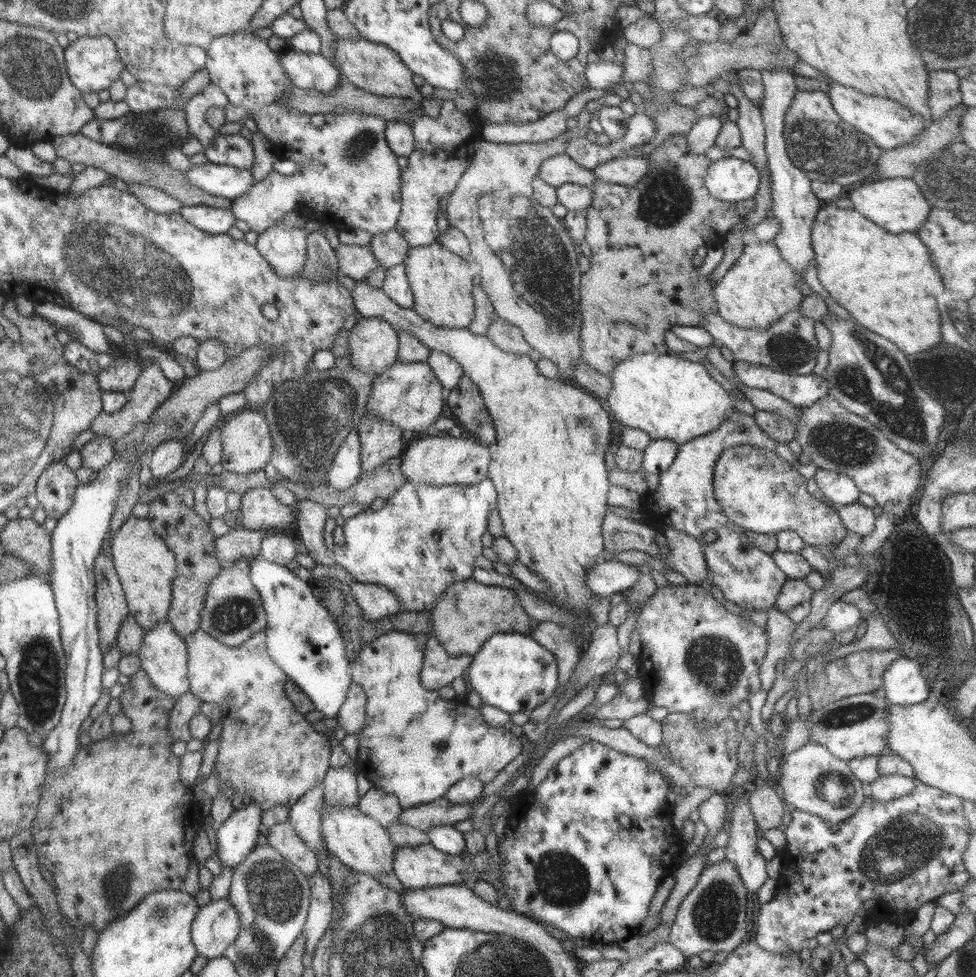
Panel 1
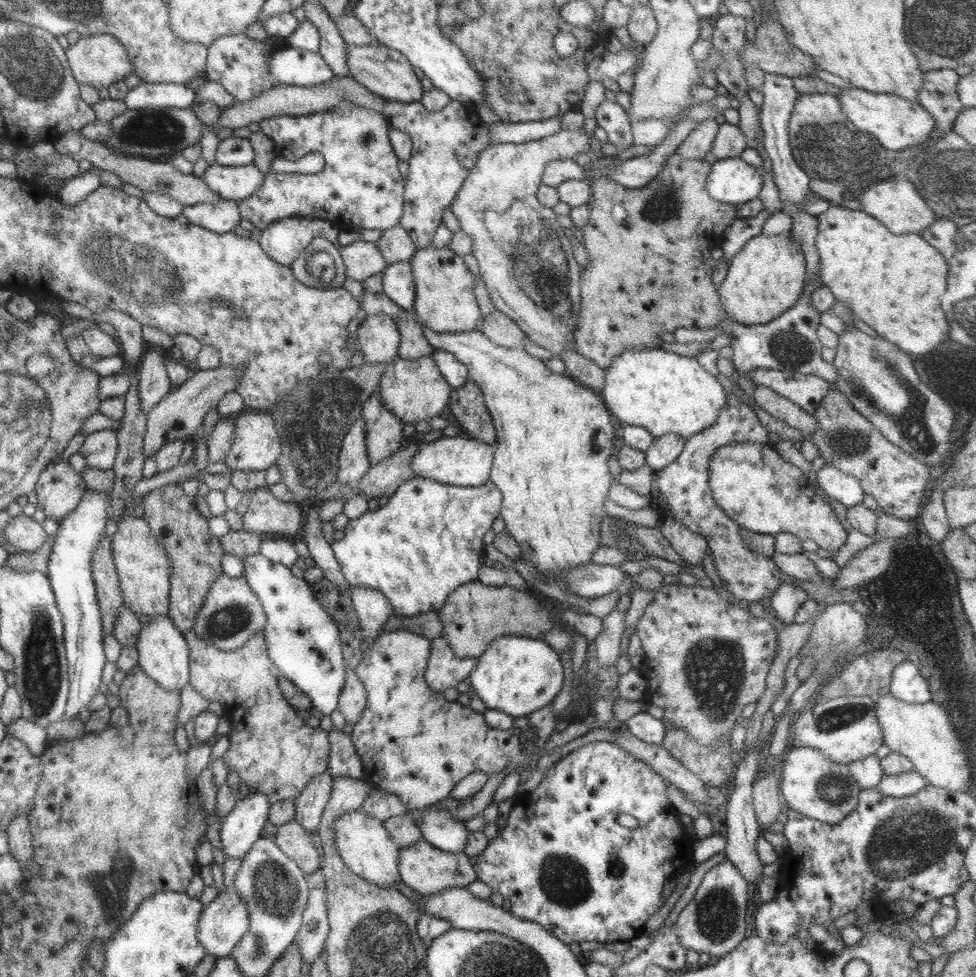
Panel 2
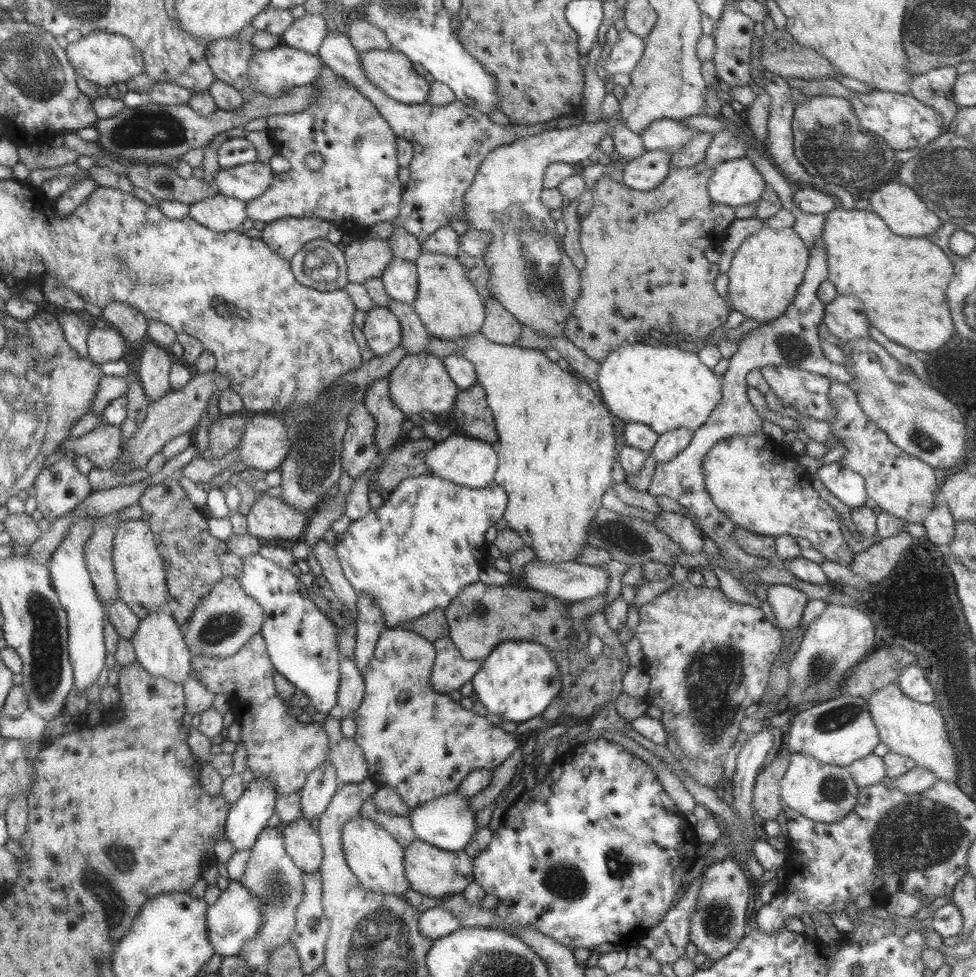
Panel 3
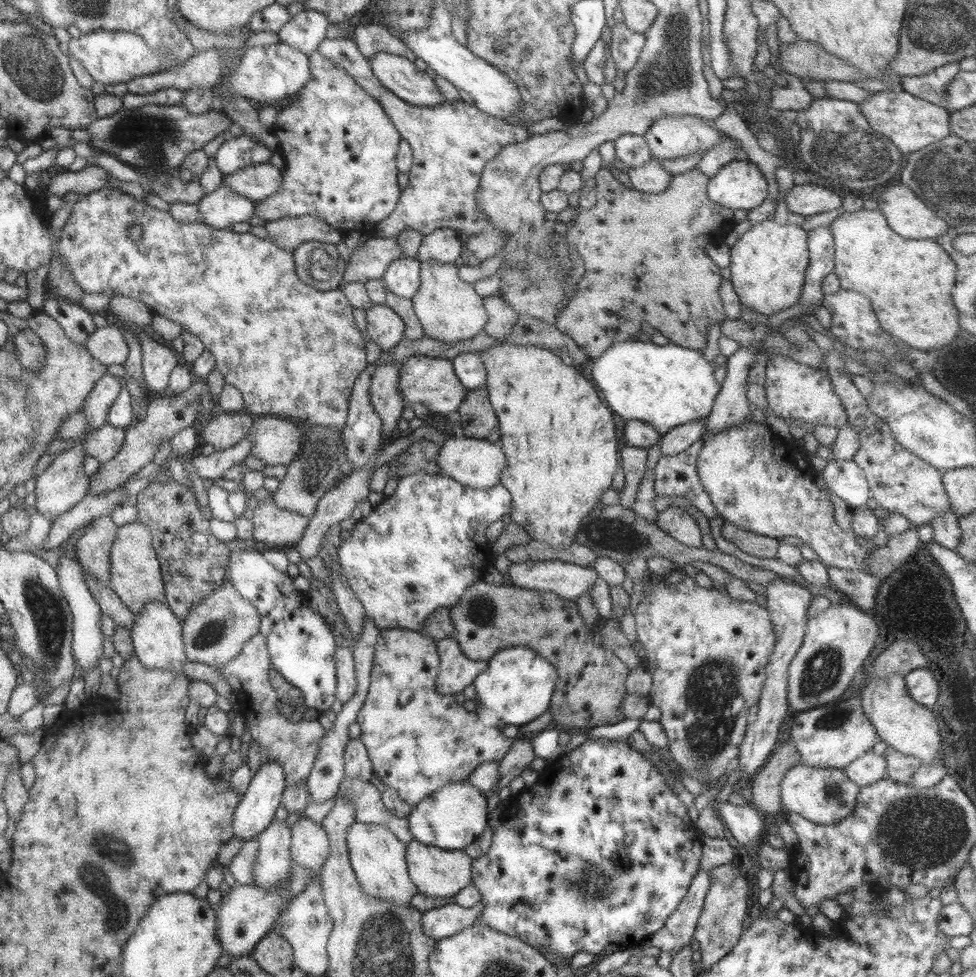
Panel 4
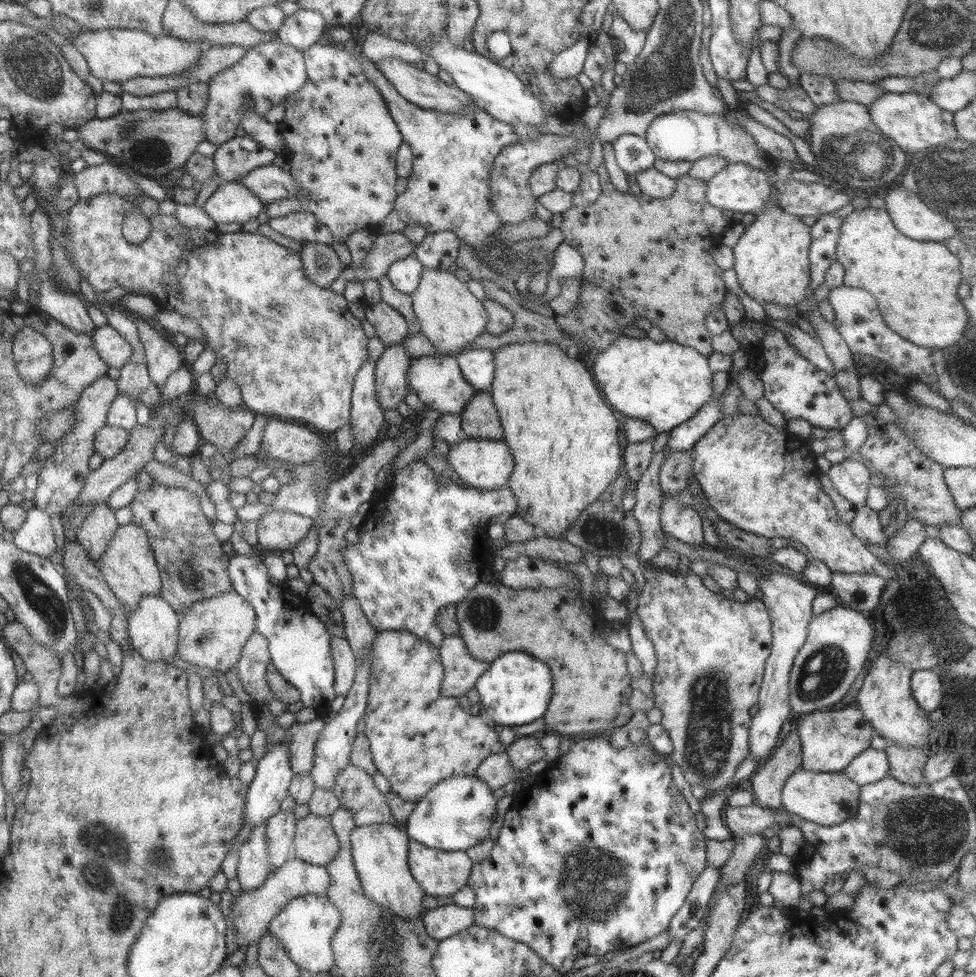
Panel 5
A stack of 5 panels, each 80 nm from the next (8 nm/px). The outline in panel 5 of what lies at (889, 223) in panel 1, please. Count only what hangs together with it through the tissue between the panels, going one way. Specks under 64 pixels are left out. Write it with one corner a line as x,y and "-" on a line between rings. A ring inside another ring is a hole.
907,188
890,189
884,196
884,202
894,226
912,240
944,242
959,232
959,226
924,204
915,192

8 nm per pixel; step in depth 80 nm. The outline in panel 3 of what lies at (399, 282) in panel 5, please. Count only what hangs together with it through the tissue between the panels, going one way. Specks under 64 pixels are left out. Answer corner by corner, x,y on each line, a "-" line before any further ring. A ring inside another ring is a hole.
393,258
380,278
391,300
408,305
414,303
418,292
415,261

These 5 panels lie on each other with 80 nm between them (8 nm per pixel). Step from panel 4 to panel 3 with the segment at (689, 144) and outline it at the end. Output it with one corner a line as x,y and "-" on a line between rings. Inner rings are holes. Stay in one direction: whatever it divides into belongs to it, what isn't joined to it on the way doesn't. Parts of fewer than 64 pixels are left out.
666,118
652,121
639,135
646,151
661,150
672,154
696,136
696,133
701,132
683,124
681,120

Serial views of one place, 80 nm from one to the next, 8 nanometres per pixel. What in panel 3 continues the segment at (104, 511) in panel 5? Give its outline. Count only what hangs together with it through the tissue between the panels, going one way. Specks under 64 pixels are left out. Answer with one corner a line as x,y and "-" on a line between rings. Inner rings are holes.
98,521
94,530
85,546
88,572
91,572
99,599
103,604
110,604
120,598
113,560
116,529

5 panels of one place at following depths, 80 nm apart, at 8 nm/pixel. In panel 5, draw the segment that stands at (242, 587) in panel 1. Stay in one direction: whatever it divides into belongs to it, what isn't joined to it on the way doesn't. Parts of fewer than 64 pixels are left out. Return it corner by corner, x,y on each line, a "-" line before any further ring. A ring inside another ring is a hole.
234,589
211,596
180,614
180,653
178,656
194,666
226,673
239,662
246,643
257,628
254,606

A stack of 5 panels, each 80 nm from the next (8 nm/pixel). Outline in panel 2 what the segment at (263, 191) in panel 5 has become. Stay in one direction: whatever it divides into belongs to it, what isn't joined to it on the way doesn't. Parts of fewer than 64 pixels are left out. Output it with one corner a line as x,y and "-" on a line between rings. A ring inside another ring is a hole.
214,163
208,166
201,179
222,198
239,201
254,195
265,175
255,164
230,166

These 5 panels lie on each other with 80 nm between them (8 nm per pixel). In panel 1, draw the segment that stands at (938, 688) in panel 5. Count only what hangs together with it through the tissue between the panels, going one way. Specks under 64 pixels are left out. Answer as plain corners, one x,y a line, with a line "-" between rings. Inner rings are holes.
899,658
885,670
882,688
887,702
900,706
920,704
931,695
927,678
920,674
920,667

